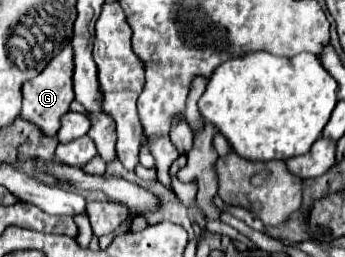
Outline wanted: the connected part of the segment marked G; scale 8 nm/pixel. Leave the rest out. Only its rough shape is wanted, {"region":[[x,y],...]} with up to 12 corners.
{"region":[[66,46],[24,84],[22,118],[54,136],[74,102]]}

